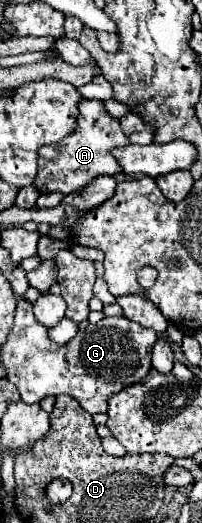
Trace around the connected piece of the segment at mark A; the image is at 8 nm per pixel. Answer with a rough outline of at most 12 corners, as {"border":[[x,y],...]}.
{"border":[[97,99],[77,127],[39,149],[35,187],[73,193],[123,173],[111,149],[131,145]]}

